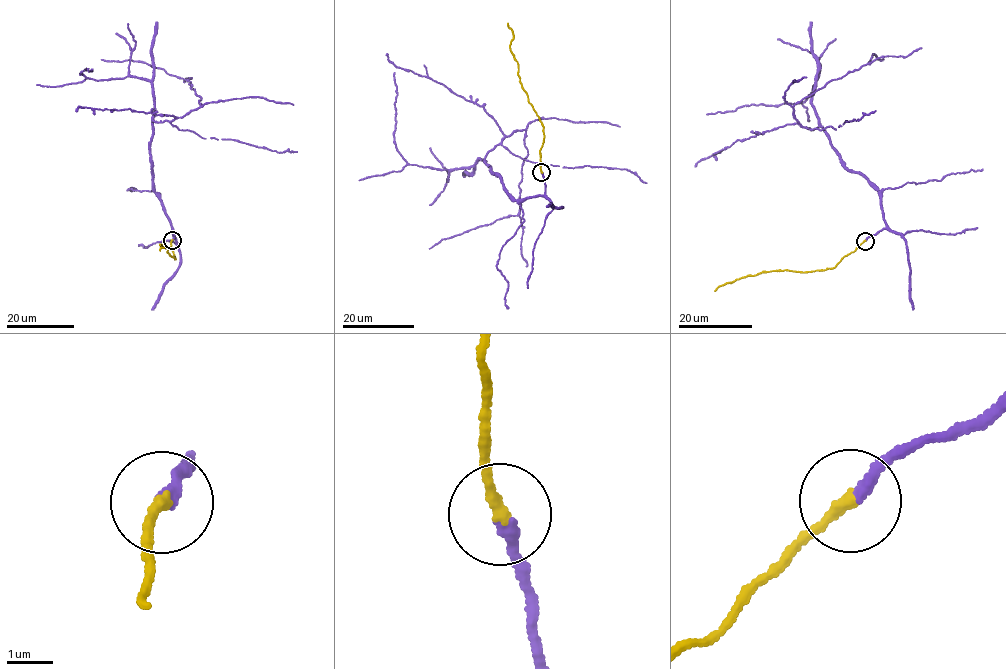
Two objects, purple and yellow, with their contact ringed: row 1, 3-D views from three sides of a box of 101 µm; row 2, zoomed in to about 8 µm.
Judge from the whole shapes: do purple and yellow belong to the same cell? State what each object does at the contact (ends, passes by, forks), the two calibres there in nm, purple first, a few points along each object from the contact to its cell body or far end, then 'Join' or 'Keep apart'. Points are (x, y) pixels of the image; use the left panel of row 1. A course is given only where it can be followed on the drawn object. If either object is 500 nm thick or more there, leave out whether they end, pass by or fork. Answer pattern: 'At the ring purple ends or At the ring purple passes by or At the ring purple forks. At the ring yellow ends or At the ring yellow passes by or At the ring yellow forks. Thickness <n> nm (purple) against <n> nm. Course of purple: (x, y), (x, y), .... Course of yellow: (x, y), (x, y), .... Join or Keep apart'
At the ring purple ends. At the ring yellow ends. Thickness 260 nm (purple) against 280 nm. Course of purple: (172, 240), (155, 191), (151, 120), (183, 117), (201, 98), (161, 69), (101, 59). Course of yellow: (172, 240), (175, 259), (164, 245), (159, 245), (164, 246), (160, 250). Join

